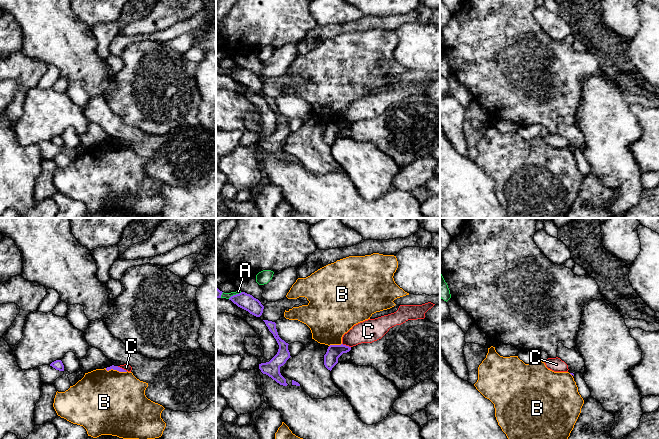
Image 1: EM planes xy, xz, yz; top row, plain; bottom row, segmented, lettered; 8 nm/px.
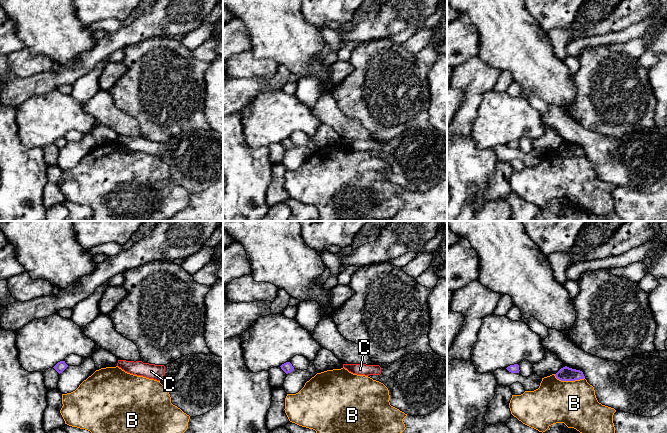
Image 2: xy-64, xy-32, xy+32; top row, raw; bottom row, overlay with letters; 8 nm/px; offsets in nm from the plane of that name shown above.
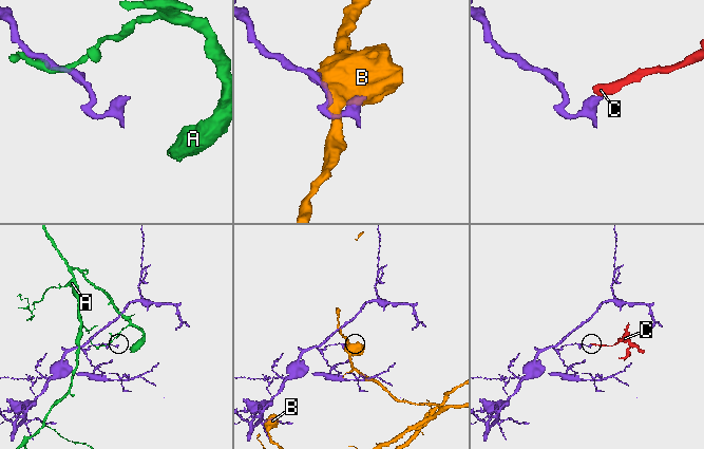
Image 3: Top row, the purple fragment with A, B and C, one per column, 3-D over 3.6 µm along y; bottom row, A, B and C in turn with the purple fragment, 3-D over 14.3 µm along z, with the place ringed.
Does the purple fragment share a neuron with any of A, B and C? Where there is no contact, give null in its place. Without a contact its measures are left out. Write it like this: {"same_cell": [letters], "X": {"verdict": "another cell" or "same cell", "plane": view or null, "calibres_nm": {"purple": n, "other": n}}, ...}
{"same_cell": [], "A": {"verdict": "another cell", "plane": "xz", "calibres_nm": {"purple": 130, "other": 50}}, "B": {"verdict": "another cell", "plane": "xy", "calibres_nm": {"purple": 40, "other": 480}}, "C": {"verdict": "another cell", "plane": "xy", "calibres_nm": {"purple": 40, "other": 50}}}

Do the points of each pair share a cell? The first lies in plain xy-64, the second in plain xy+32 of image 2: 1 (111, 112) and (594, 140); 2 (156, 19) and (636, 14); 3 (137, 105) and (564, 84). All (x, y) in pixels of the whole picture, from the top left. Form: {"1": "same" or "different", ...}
{"1": "same", "2": "same", "3": "different"}

